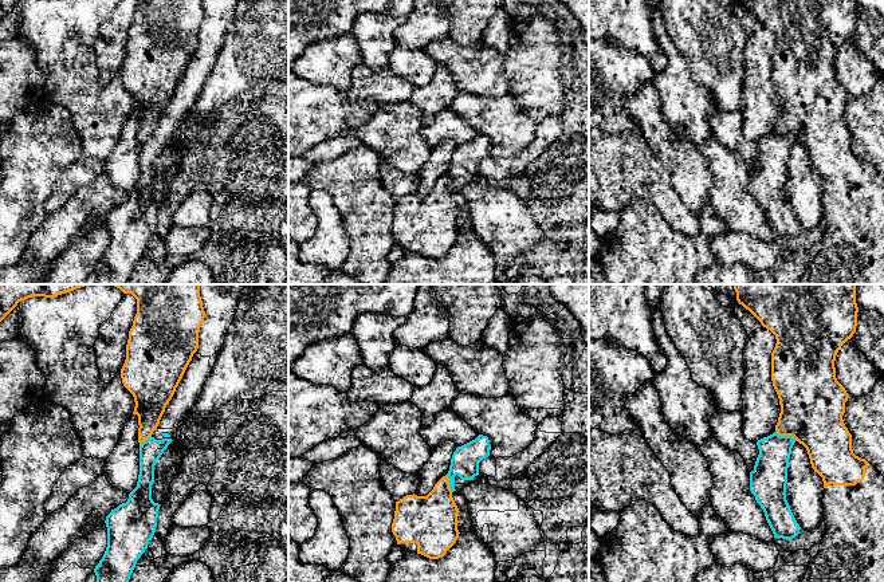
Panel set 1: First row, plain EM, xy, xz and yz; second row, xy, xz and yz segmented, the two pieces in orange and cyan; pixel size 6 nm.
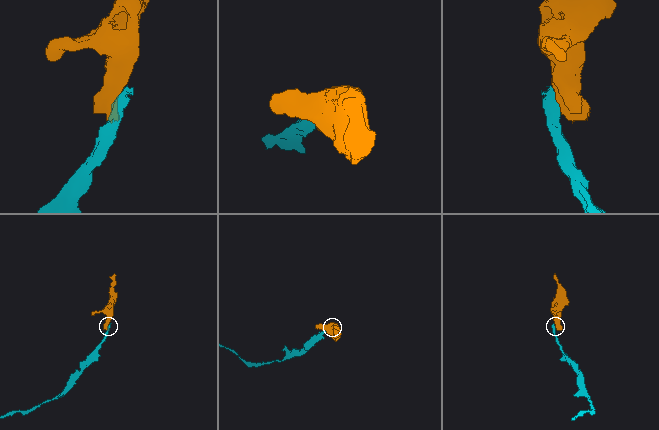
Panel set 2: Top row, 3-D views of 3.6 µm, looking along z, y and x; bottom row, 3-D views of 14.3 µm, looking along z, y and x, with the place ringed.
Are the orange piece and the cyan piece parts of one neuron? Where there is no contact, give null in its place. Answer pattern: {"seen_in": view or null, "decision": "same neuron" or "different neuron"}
{"seen_in": "yz", "decision": "different neuron"}

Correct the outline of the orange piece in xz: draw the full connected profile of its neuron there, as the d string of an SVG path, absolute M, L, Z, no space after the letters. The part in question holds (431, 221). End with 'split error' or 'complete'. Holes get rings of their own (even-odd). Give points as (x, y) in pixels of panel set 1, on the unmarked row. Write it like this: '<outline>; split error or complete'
M443 176L427 196L406 194L396 201L392 232L405 252L443 257L459 237L459 208L449 177Z; split error

